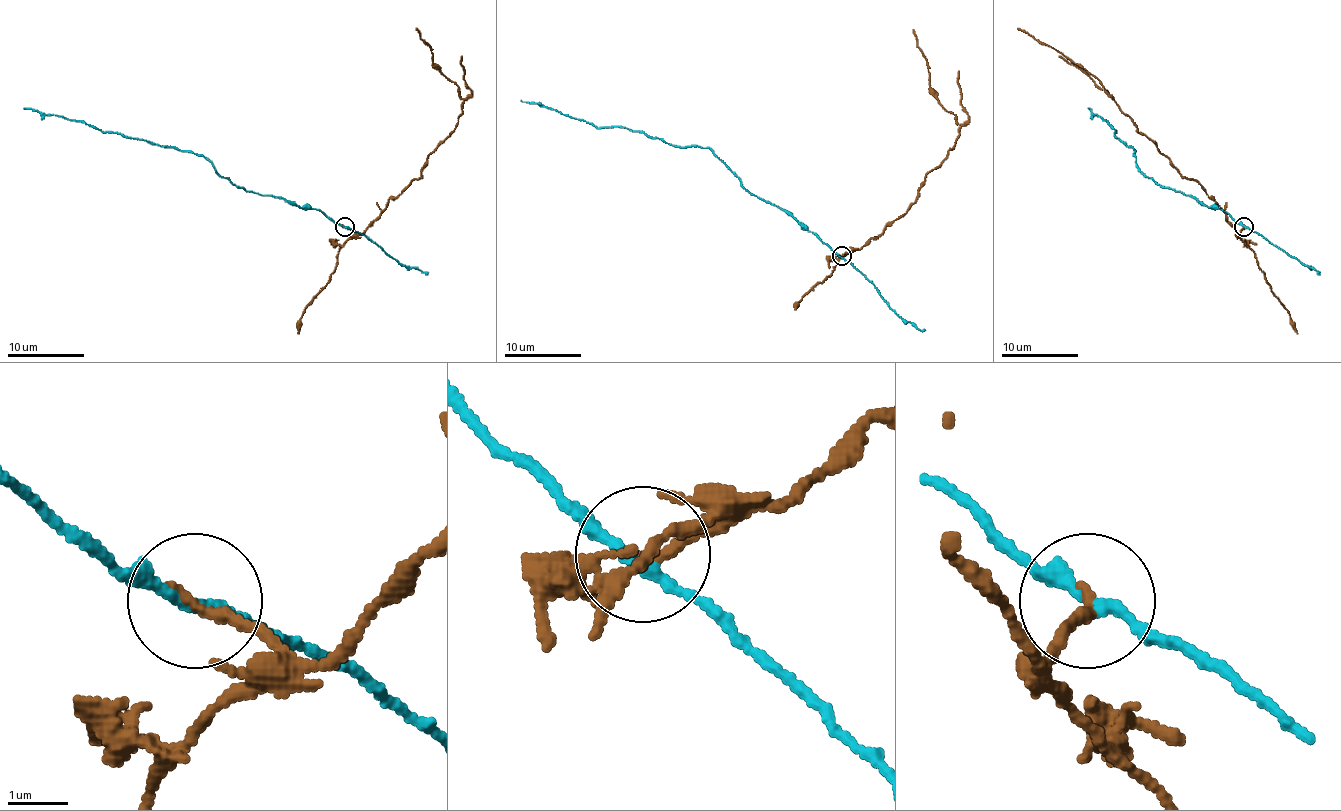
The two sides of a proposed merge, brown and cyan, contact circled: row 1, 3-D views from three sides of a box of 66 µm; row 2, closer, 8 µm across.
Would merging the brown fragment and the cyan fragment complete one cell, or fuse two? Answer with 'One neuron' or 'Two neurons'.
Two neurons

